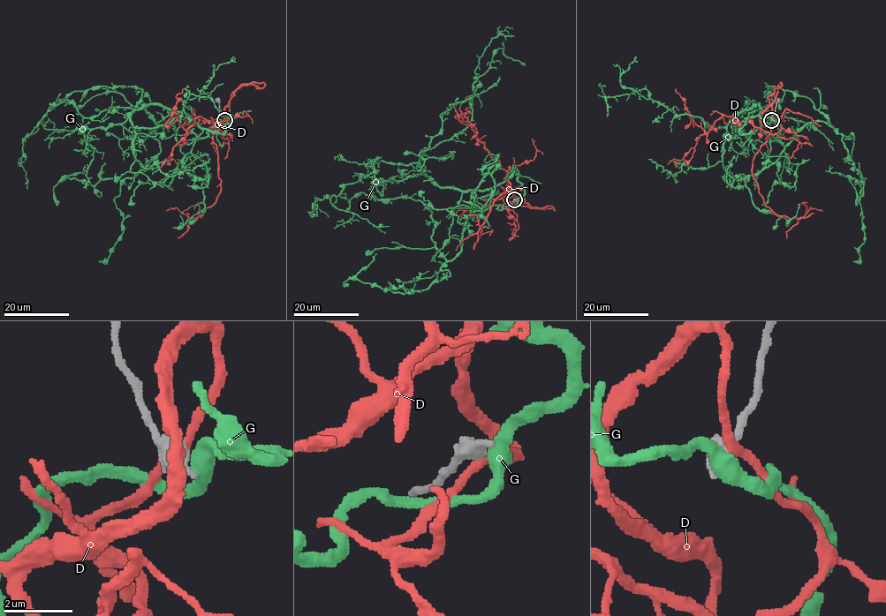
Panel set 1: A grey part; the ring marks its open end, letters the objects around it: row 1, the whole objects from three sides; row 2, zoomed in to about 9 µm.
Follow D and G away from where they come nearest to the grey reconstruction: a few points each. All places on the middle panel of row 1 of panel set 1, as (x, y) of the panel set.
D: (515, 200), (514, 188), (500, 199), (508, 181), (510, 187), (473, 235), (489, 231), (488, 235)
G: (517, 199), (516, 169), (455, 190), (420, 158), (466, 126), (498, 48), (524, 63)

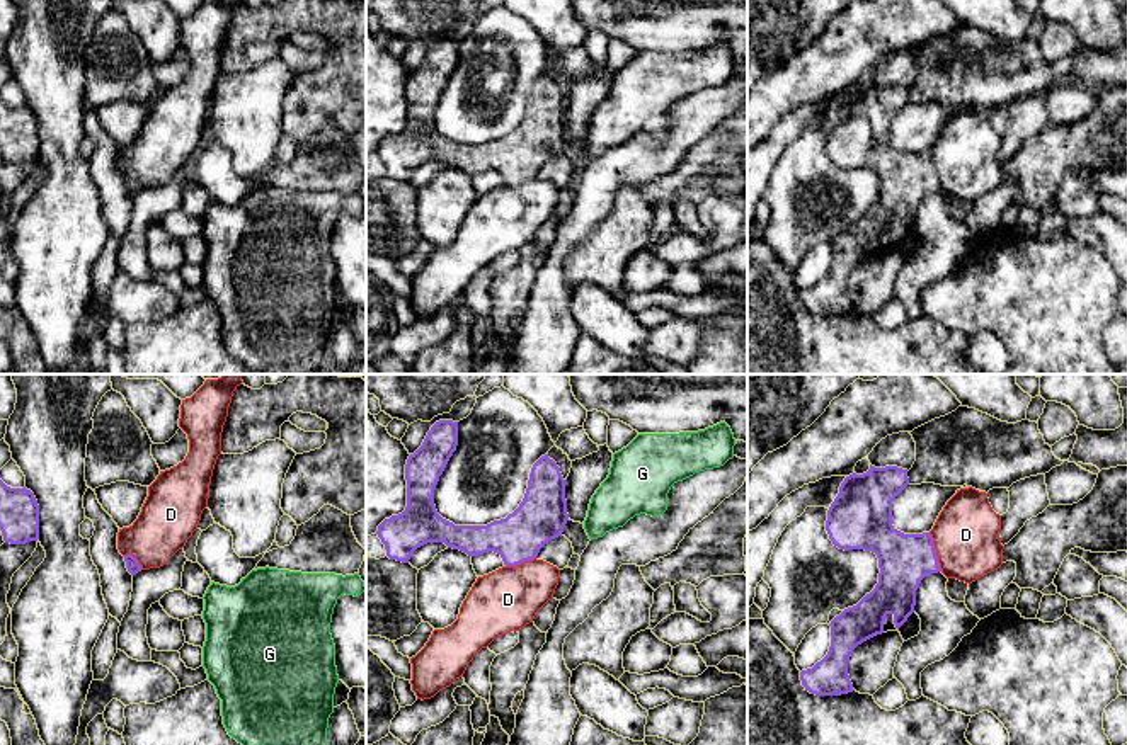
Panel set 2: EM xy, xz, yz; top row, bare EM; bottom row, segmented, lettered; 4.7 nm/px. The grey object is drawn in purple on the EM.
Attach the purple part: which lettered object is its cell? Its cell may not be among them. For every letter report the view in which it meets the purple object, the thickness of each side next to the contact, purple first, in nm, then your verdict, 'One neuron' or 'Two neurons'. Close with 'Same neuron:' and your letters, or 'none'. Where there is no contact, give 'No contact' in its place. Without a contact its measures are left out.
D: Touches purple in yz. Thickness 240 nm (purple) against 320 nm. Two neurons
G: No contact. Two neurons
Same neuron: none

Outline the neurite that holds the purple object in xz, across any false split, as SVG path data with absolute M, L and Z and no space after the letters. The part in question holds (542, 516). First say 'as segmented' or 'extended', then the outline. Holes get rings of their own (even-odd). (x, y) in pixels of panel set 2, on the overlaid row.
as segmented | M439 420L431 427L422 446L409 456L405 464L407 507L402 514L385 519L376 531L390 560L409 563L417 548L427 543L444 543L448 548L460 549L468 556L494 551L502 558L506 566L516 566L535 560L548 541L562 536L569 520L565 480L548 454L533 464L524 498L506 519L494 520L487 526L455 526L443 519L434 505L434 488L456 446L458 422Z

